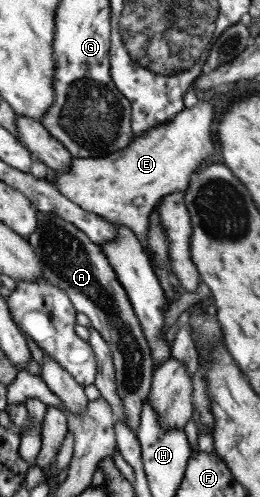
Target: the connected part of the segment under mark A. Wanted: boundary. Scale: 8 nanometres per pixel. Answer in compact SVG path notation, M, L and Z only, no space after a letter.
M40 213L40 225L30 242L42 261L45 279L64 290L76 310L89 318L92 326L112 350L118 379L117 389L120 397L123 397L127 426L136 434L154 380L154 361L147 335L135 313L127 289L119 280L115 266L111 264L102 245L92 241L84 230L67 218L60 217L59 213Z

